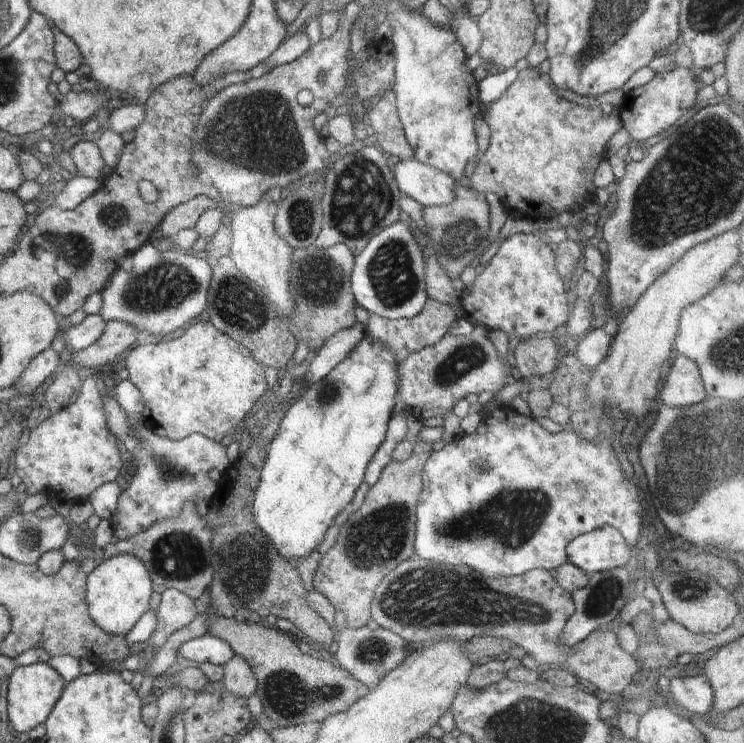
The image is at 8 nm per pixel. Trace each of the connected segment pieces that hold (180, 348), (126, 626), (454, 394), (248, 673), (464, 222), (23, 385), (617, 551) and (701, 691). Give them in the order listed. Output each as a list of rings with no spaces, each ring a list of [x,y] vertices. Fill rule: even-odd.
[[[202,320],[196,324],[192,322],[180,338],[172,338],[170,342],[140,344],[126,357],[125,368],[130,374],[129,380],[138,388],[146,405],[147,423],[174,441],[199,433],[212,442],[221,443],[225,436],[242,424],[269,388],[265,378],[266,368],[256,363],[242,344],[236,344],[226,334],[220,334],[209,321]]]
[[[116,554],[87,575],[85,600],[92,620],[106,632],[128,633],[150,609],[152,580],[144,564],[132,554]]]
[[[476,324],[472,326],[473,330],[468,336],[453,336],[447,333],[438,344],[415,351],[399,362],[398,395],[406,402],[408,412],[417,419],[433,416],[444,418],[460,398],[481,392],[494,394],[502,390],[510,378],[514,377],[508,373],[507,360],[499,356],[490,338],[485,337],[488,330]]]
[[[235,654],[235,656],[222,667],[224,668],[224,678],[222,678],[222,682],[225,690],[246,700],[250,698],[254,692],[257,692],[256,676],[244,658],[240,658],[238,654]]]
[[[460,181],[456,185],[454,200],[446,206],[428,206],[424,208],[424,220],[434,239],[436,256],[439,257],[440,264],[444,266],[444,271],[449,278],[459,277],[459,273],[469,265],[475,265],[481,253],[488,248],[490,210],[484,194],[475,189],[468,189],[461,186]]]
[[[54,346],[47,351],[40,352],[31,360],[30,366],[23,374],[23,378],[14,384],[14,388],[20,394],[35,394],[43,389],[47,381],[56,374],[56,368],[61,364],[60,352]]]
[[[610,527],[578,536],[566,546],[566,554],[571,564],[589,575],[633,564],[633,548]]]
[[[703,675],[692,678],[664,679],[661,687],[670,701],[674,701],[682,709],[709,717],[712,706],[712,688],[708,686]]]

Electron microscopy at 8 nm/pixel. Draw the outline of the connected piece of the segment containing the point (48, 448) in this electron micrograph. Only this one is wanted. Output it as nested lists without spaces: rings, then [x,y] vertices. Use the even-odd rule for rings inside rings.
[[[94,375],[82,380],[80,396],[73,404],[57,414],[52,414],[30,432],[30,440],[15,450],[14,474],[22,480],[22,488],[28,495],[52,489],[70,502],[88,499],[102,484],[116,481],[127,462],[127,455],[114,434],[108,430],[102,395]]]

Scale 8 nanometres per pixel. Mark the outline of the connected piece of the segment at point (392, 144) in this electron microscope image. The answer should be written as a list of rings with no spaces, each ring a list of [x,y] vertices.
[[[393,88],[378,96],[368,118],[370,118],[368,123],[370,139],[383,153],[396,156],[400,160],[414,157],[412,148],[404,137],[403,126],[396,110]]]

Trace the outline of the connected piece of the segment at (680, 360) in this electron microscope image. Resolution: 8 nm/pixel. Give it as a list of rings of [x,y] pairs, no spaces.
[[[677,354],[659,392],[665,406],[690,406],[707,396],[696,362],[684,354]]]

